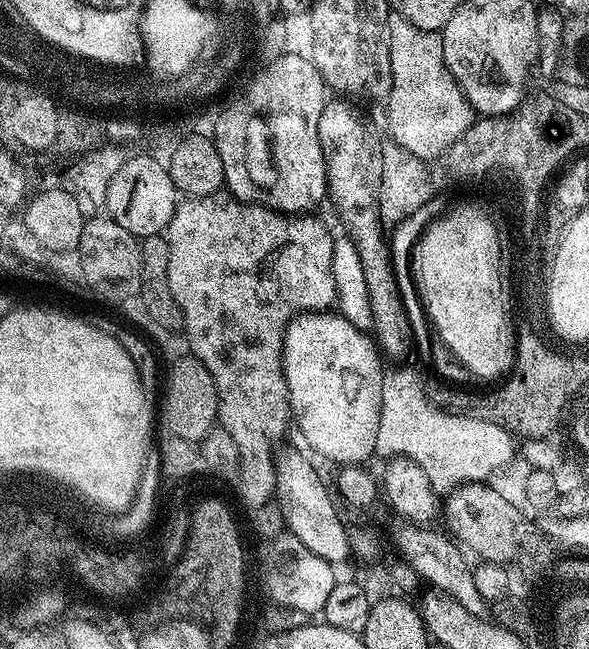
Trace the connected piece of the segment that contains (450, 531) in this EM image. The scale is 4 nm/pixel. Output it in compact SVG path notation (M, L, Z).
M461 482L449 492L452 493L442 500L442 520L444 516L443 527L447 535L461 549L480 556L476 558L481 561L502 565L507 565L508 560L515 561L515 548L522 544L520 532L516 529L520 524L521 513L510 508L496 493L480 488L475 482Z

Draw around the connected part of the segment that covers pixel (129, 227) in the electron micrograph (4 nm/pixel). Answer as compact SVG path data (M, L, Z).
M137 162L128 164L127 170L120 172L118 180L110 189L110 200L102 208L107 219L121 233L132 238L143 238L159 236L167 229L177 203L178 193L176 187L172 185L172 180L161 180L153 165Z

